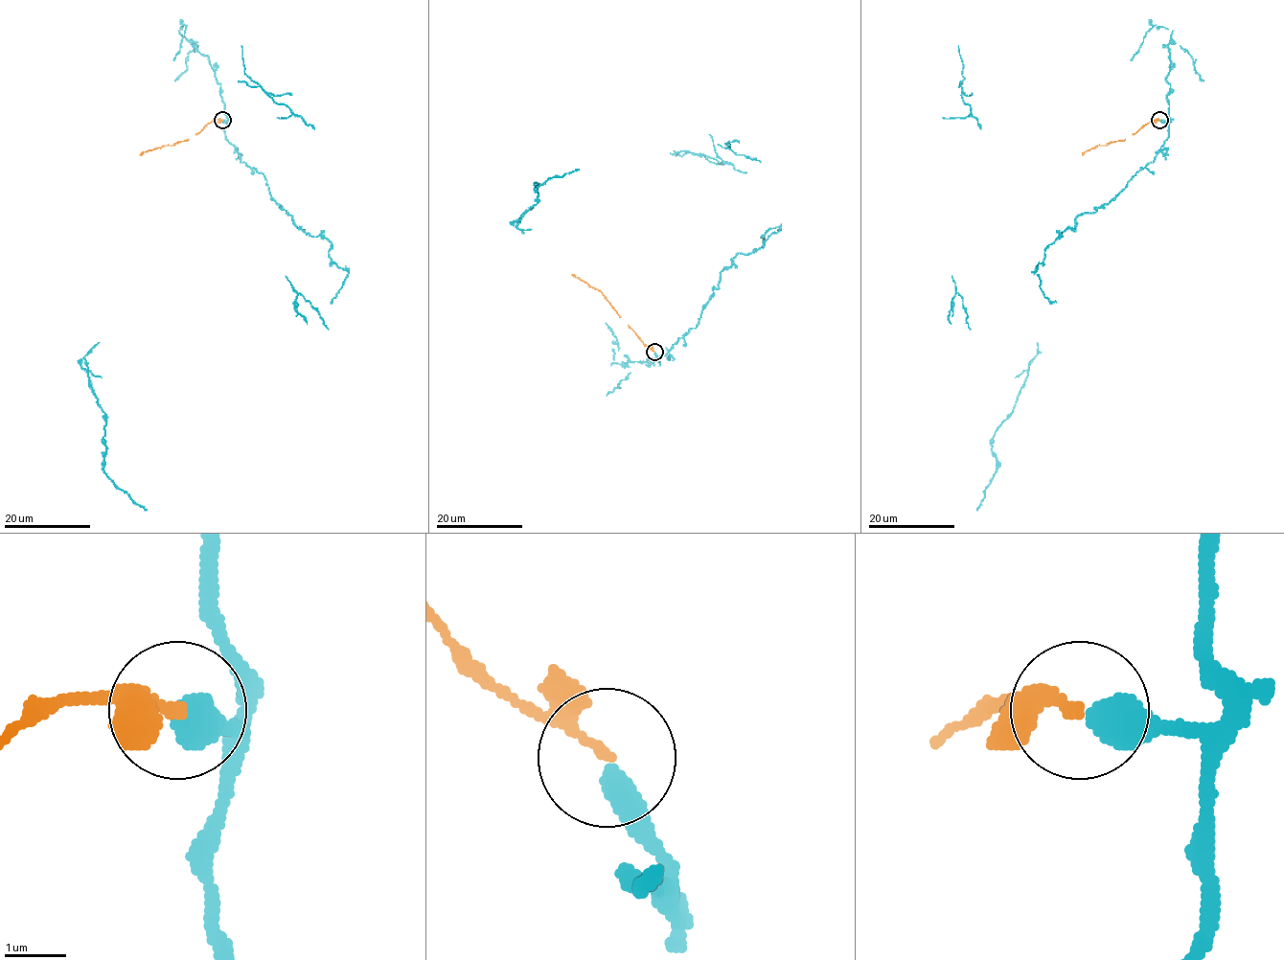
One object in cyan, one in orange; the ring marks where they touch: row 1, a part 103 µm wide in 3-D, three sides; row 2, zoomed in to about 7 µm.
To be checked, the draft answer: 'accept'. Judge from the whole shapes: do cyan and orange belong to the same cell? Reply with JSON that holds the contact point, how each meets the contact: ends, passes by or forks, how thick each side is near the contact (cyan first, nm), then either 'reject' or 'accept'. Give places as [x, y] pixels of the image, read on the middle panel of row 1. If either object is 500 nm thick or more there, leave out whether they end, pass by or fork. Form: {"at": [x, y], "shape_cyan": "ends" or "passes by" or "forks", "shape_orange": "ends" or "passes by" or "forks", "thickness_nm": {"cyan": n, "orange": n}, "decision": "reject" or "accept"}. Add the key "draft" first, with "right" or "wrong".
{"draft": "wrong", "at": [654, 352], "shape_cyan": "ends", "shape_orange": "ends", "thickness_nm": {"cyan": 480, "orange": 190}, "decision": "reject"}

